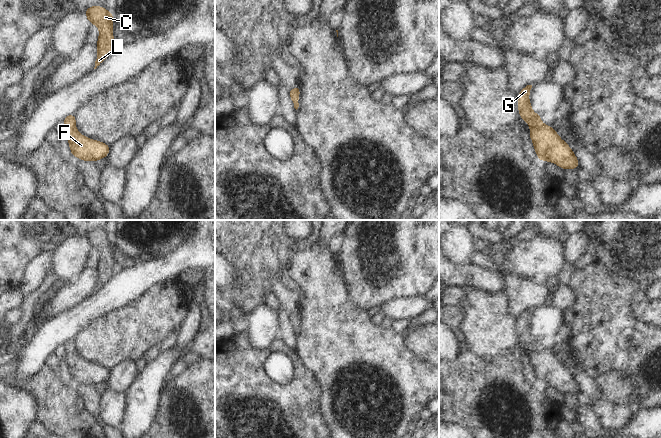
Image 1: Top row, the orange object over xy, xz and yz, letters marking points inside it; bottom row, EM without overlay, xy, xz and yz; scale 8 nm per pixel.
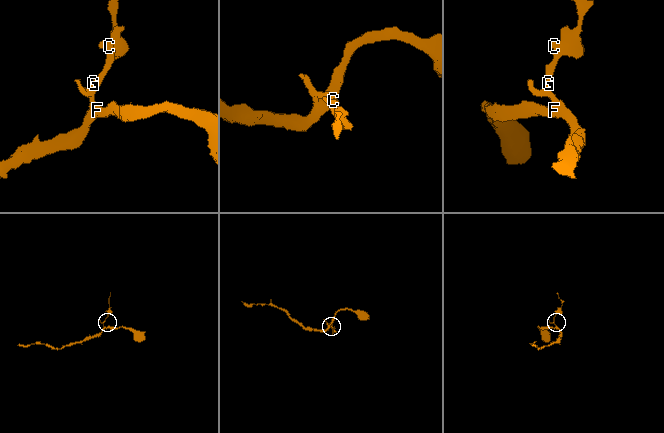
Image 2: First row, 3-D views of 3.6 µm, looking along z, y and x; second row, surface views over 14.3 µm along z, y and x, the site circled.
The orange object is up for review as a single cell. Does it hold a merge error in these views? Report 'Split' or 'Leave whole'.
Leave whole

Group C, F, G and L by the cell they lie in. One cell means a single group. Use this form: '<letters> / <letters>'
C F G L

